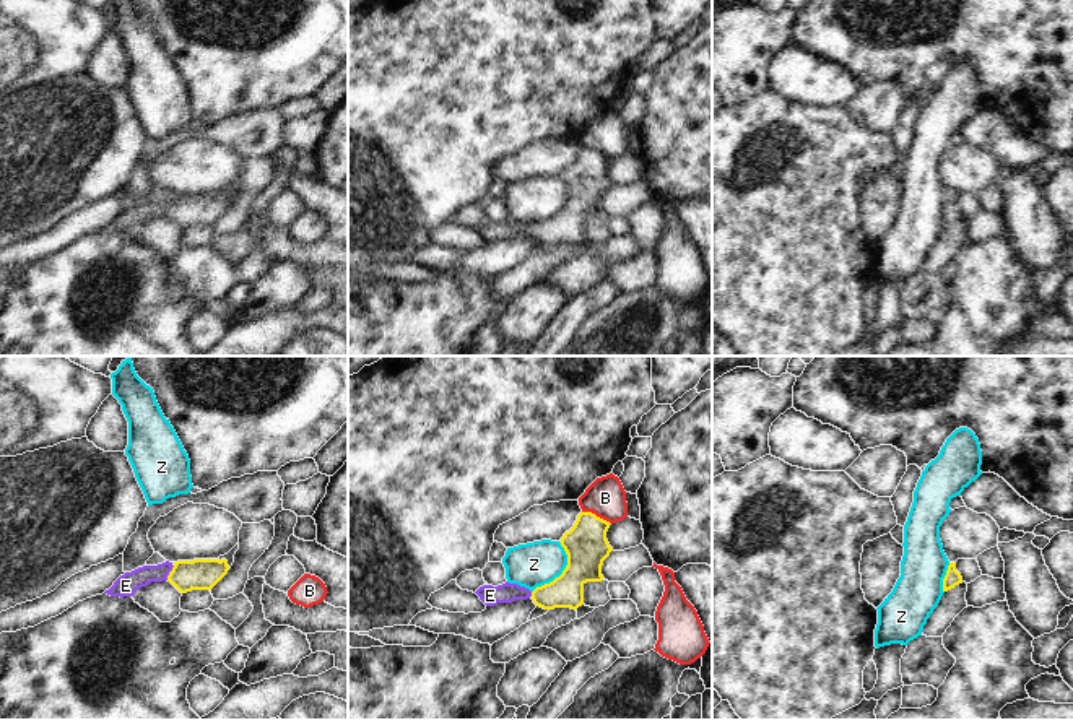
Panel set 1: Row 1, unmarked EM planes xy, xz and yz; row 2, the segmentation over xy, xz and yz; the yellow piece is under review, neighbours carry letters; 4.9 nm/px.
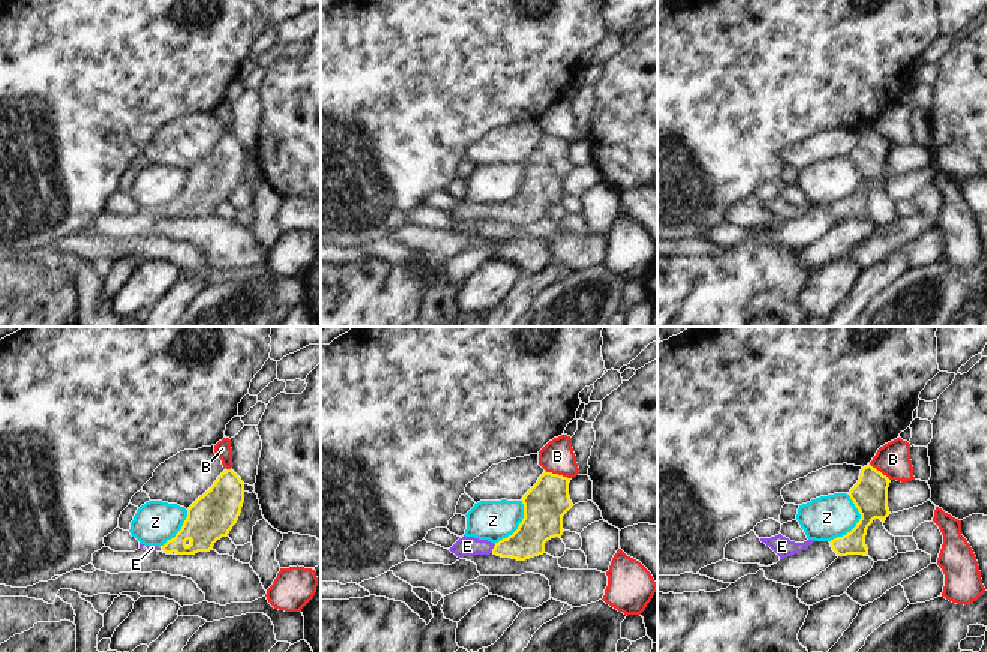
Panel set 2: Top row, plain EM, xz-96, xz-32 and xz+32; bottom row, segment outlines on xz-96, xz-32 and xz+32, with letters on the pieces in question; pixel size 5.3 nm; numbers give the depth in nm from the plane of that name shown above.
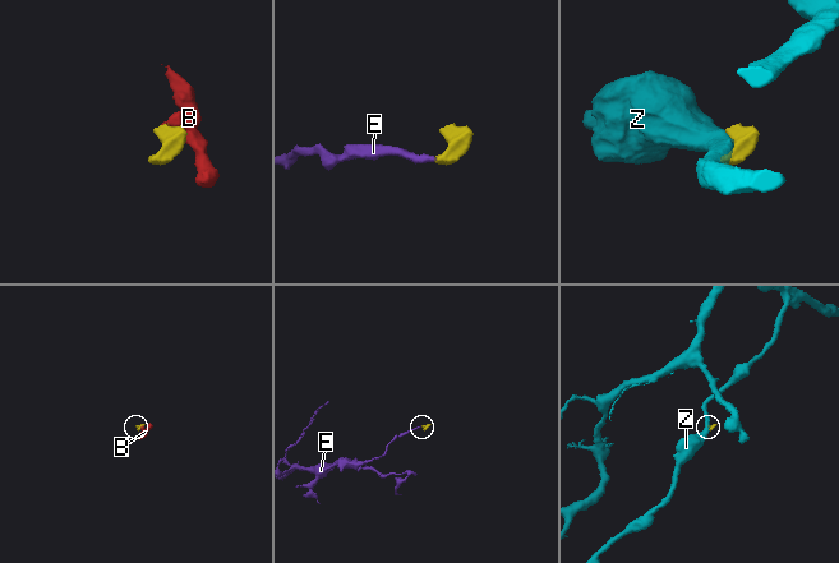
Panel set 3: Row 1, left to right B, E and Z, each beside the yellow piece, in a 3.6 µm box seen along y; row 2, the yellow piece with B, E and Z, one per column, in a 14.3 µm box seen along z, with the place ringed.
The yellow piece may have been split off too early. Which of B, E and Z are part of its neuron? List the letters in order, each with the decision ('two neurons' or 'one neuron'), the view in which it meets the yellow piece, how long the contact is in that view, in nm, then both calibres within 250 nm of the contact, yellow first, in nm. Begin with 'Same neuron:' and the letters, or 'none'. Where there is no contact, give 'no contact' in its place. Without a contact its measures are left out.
Same neuron: E
B: two neurons; contact in xz; length 160 nm; calibres 220 and 200 nm
E: one neuron; contact in xy; length 80 nm; calibres 160 and 110 nm
Z: two neurons; contact in xz; length 300 nm; calibres 220 and 220 nm

